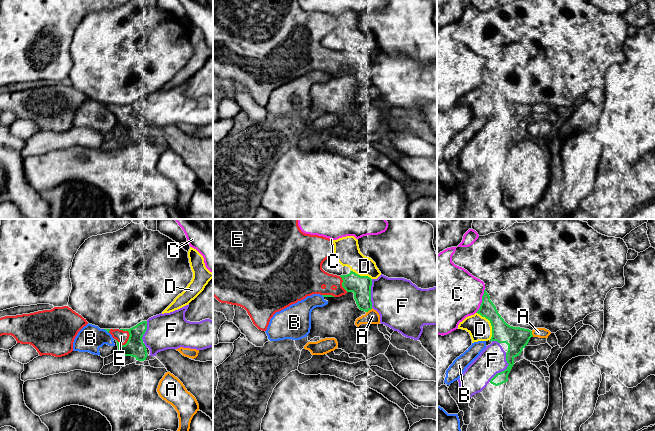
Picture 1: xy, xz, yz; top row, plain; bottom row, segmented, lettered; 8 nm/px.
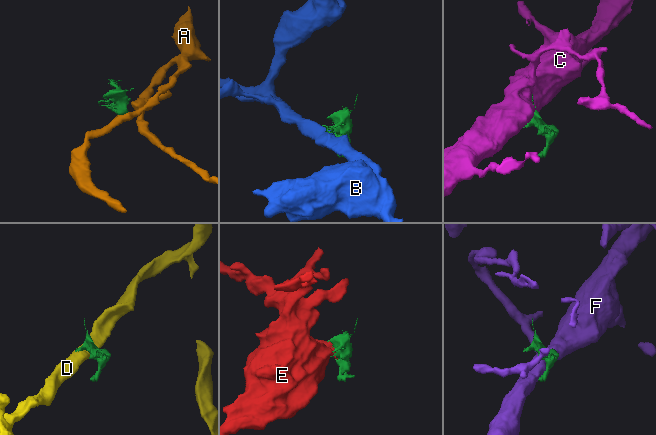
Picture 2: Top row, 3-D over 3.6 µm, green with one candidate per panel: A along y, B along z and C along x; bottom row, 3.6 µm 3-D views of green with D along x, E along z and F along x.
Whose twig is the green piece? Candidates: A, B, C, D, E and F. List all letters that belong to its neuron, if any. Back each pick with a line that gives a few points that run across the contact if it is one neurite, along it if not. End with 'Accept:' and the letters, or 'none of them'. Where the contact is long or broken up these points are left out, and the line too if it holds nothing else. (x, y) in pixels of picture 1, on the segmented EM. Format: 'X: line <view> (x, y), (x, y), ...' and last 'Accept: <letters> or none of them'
Accept: E

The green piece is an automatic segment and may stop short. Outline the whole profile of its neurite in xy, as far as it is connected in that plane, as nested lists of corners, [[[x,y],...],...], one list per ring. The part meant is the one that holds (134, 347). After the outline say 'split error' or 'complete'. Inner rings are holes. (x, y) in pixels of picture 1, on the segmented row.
[[[142,321],[138,323],[136,326],[130,329],[104,329],[108,333],[112,335],[112,337],[116,340],[119,354],[123,356],[132,356],[135,357],[138,361],[146,360],[147,356],[150,355],[150,350],[143,343],[143,335],[147,330],[147,321]]]; split error

